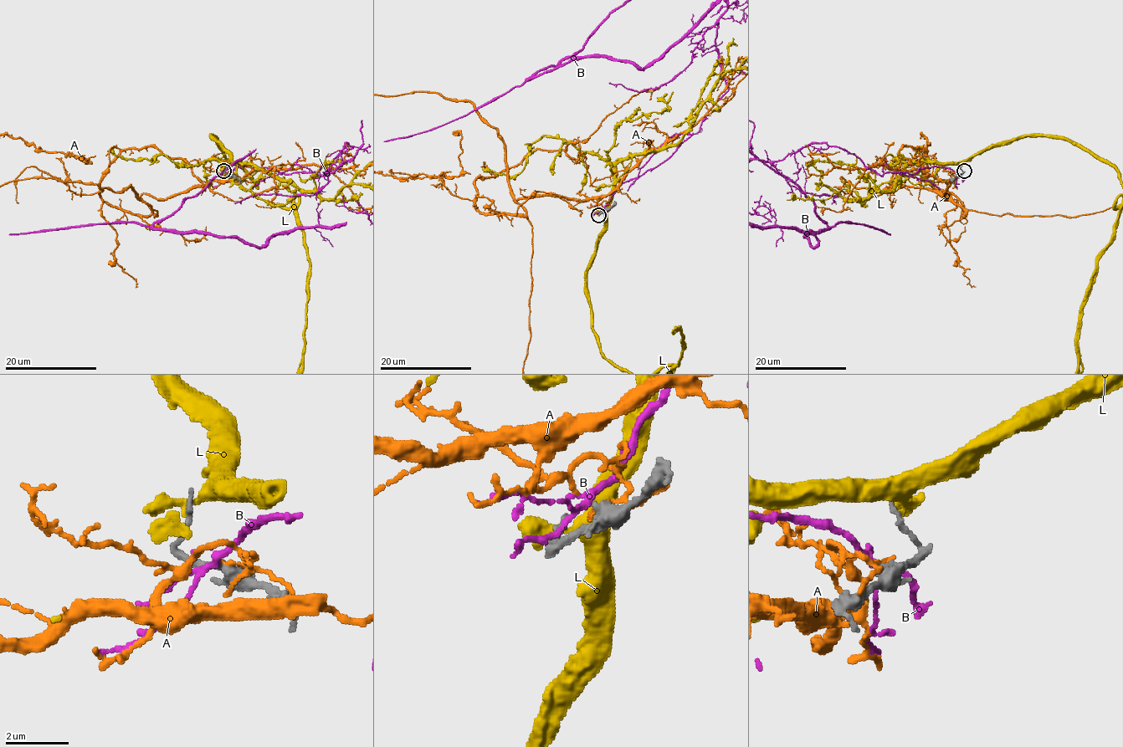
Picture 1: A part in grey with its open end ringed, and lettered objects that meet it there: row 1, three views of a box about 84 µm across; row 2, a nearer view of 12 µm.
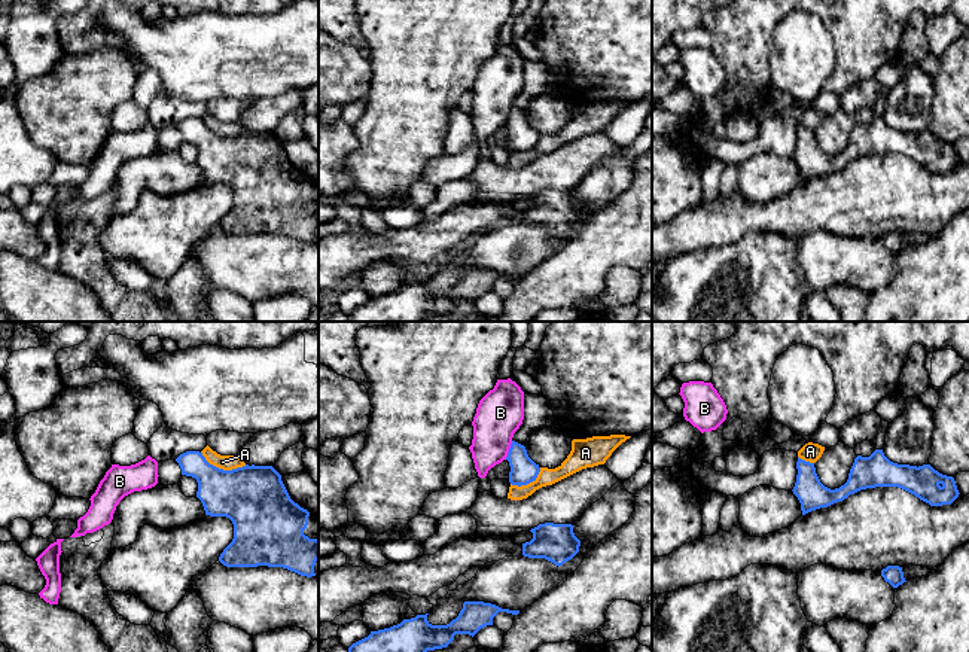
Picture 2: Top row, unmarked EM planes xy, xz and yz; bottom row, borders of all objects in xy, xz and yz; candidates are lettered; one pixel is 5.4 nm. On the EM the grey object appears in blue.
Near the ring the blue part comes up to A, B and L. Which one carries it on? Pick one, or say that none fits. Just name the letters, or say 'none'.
none

